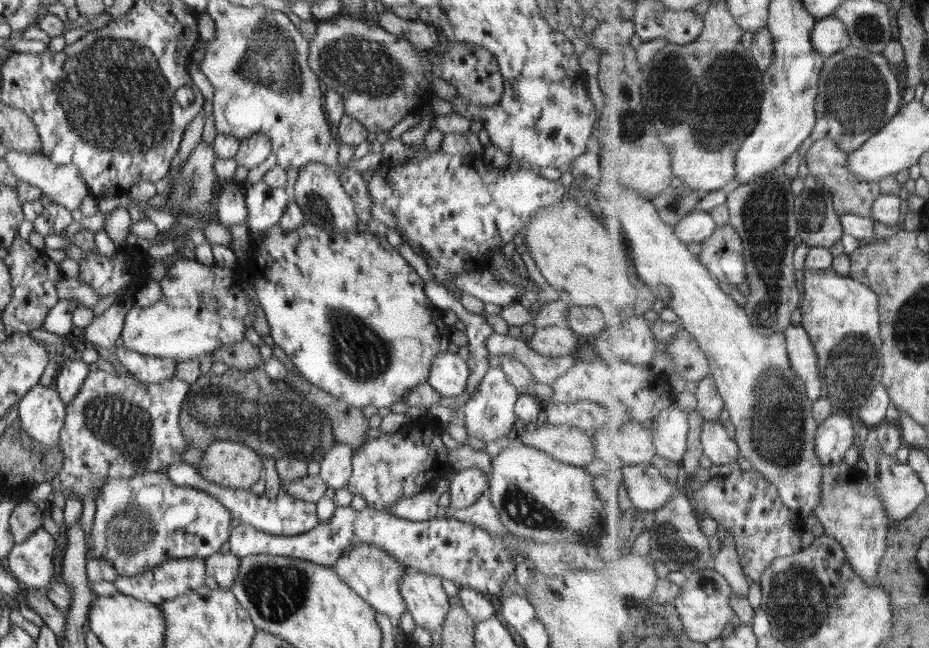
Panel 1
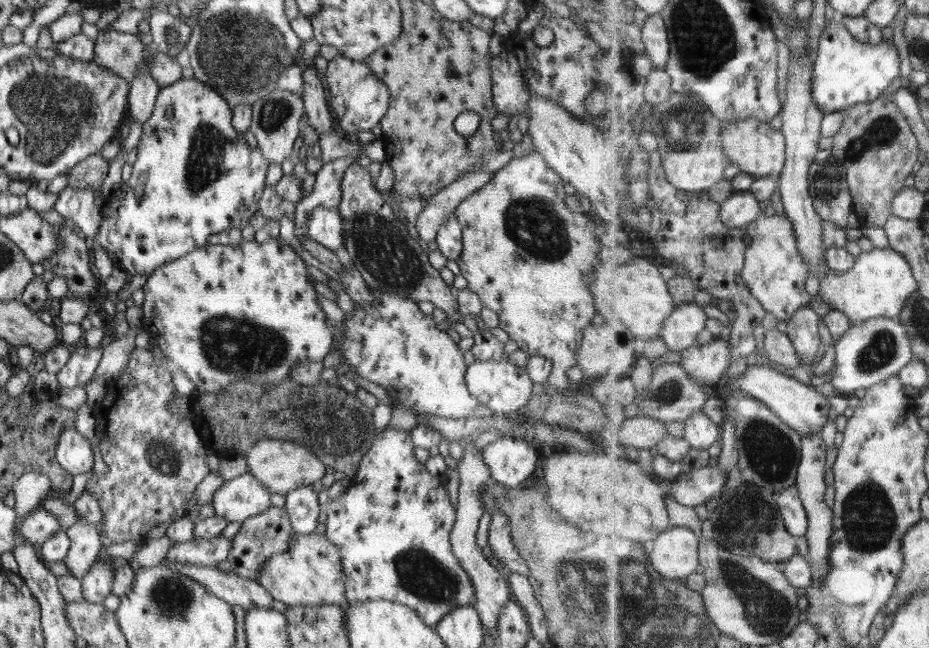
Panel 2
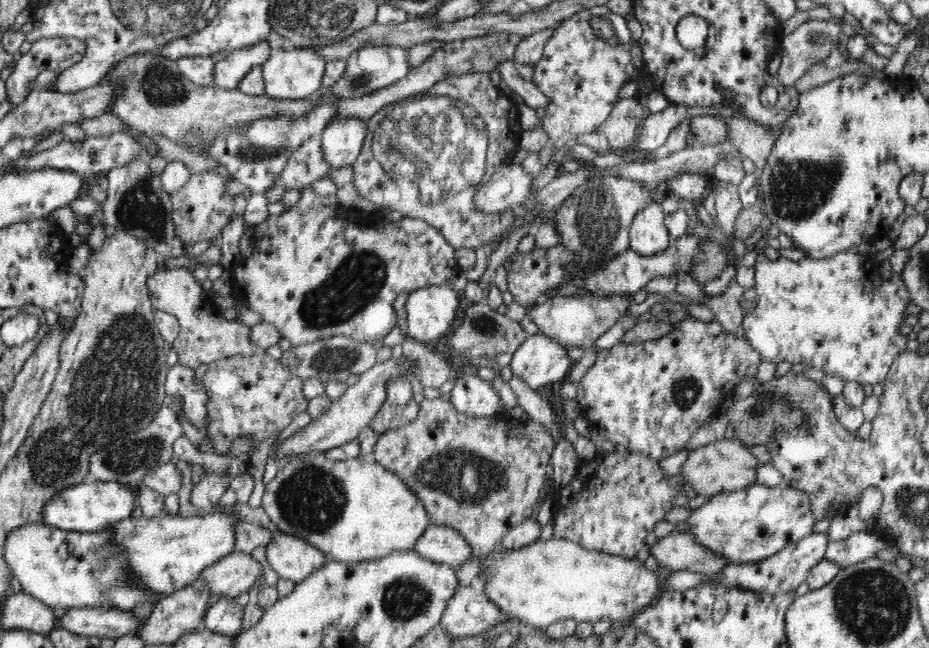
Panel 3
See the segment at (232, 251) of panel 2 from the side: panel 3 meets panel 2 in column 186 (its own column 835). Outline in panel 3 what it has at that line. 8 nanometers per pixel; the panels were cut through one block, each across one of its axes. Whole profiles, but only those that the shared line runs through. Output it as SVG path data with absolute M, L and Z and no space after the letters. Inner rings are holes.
M857 248L850 250L841 250L828 258L810 258L802 257L798 261L792 261L788 258L780 257L775 261L770 261L764 253L760 253L754 264L755 270L755 288L757 290L756 303L751 306L743 318L745 338L753 346L753 349L760 353L762 360L775 362L791 362L792 364L807 364L808 367L823 370L830 376L842 378L844 382L859 382L860 385L872 385L874 387L880 382L886 380L888 370L892 362L899 357L902 352L906 351L909 335L900 333L900 326L906 318L906 304L910 302L910 293L906 289L906 283L902 279L901 273L894 273L889 279L883 279L878 273L878 263L871 259L870 256L862 255Z

